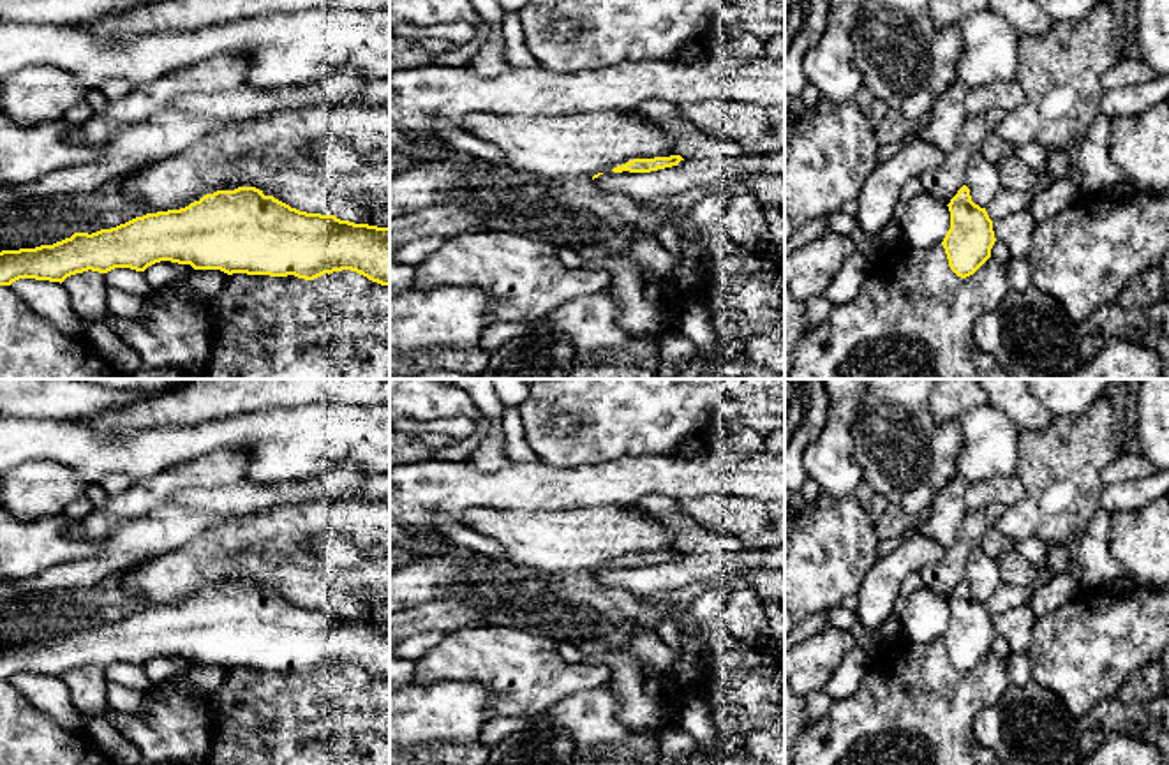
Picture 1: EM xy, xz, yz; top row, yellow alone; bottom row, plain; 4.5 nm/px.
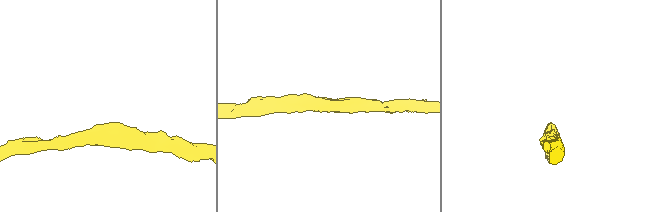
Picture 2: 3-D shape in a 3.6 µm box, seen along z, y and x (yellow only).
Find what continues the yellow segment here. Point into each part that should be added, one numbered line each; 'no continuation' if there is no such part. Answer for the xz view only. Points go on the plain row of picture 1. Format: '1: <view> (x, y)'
no continuation

